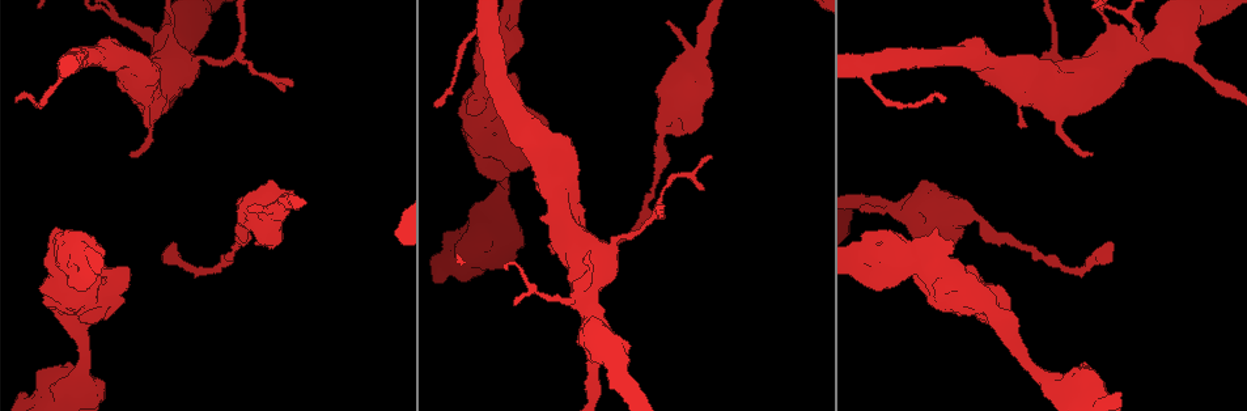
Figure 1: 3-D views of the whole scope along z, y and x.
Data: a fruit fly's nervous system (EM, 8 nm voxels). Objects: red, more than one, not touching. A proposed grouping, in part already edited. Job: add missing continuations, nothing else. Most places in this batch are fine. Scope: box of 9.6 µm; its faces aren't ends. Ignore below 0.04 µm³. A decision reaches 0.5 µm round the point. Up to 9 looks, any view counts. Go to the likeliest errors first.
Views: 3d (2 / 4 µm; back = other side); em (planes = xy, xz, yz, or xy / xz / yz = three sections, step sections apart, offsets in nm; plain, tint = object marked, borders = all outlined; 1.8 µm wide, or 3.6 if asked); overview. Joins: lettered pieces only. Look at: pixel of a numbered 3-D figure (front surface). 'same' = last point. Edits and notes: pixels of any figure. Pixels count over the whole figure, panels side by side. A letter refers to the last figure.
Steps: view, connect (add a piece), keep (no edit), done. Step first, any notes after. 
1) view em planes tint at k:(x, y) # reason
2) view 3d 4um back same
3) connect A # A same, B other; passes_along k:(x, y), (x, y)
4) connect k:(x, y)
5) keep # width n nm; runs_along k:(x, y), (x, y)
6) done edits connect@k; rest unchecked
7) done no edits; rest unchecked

view em planes borders at 1:(173, 243) # tapers out

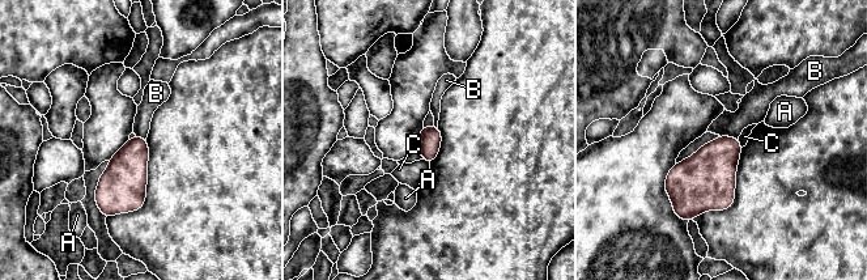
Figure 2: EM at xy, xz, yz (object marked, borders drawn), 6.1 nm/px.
keep # longest_contact B 120 nm; A other, B other, C other; no lettered piece goes on from it

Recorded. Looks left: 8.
view 3d 2um at 1:(885, 250) # free end

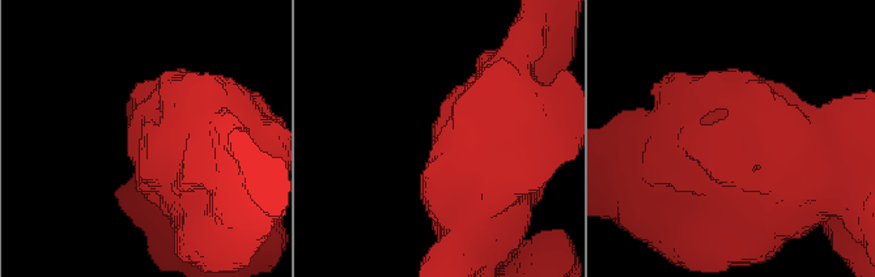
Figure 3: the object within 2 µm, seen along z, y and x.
view em 3.6um yz step 4 borders at 3:(434, 130)

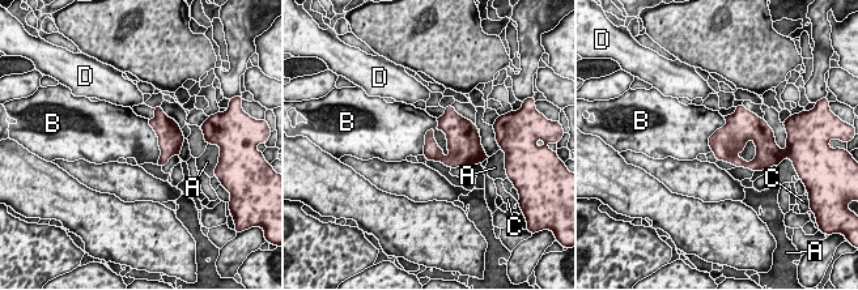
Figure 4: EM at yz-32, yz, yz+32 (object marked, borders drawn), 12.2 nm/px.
keep # A other, B other, C other, D other; none of them fits

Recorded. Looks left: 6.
view em 3.6um planes tint at 1:(98, 299) # thick turns thin

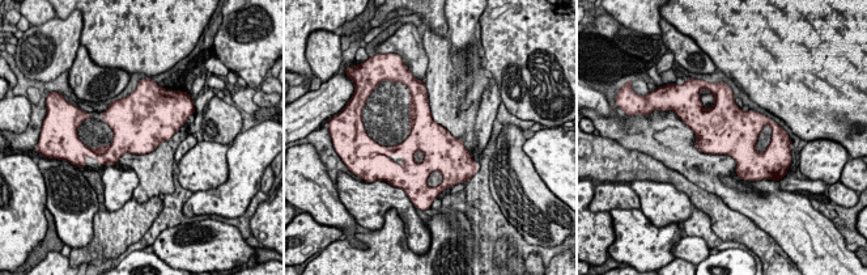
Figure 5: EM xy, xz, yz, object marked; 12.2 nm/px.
view em 3.6um planes borders same # what lies round it

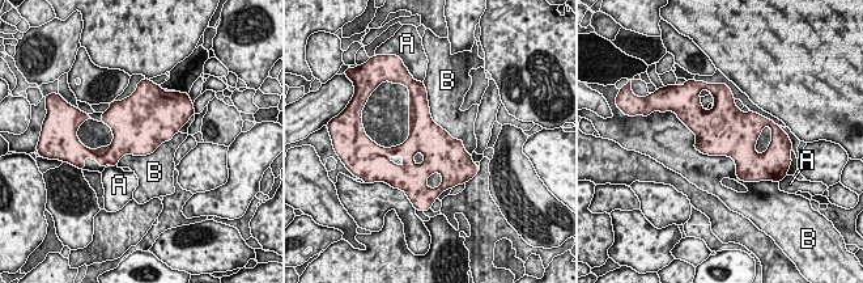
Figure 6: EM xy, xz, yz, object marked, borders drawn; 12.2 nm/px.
keep # A other, B other; border 6:(681, 122), (743, 181); none of them fits

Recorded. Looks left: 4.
view em planes borders at 1:(247, 205) # an open end

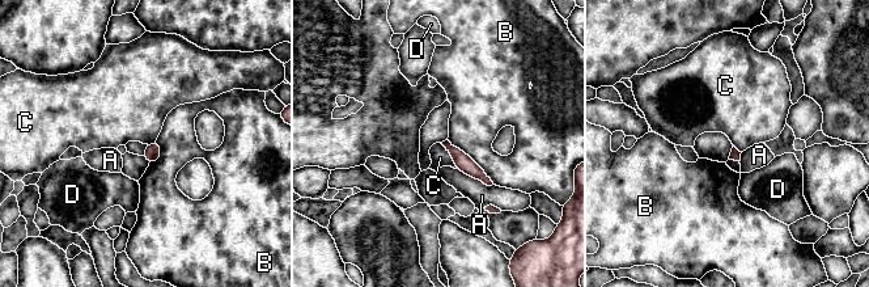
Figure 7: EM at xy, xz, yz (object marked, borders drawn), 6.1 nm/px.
keep # A other, B other, C other, D other; none of them fits

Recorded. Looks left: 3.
done no edits; rest unchecked

